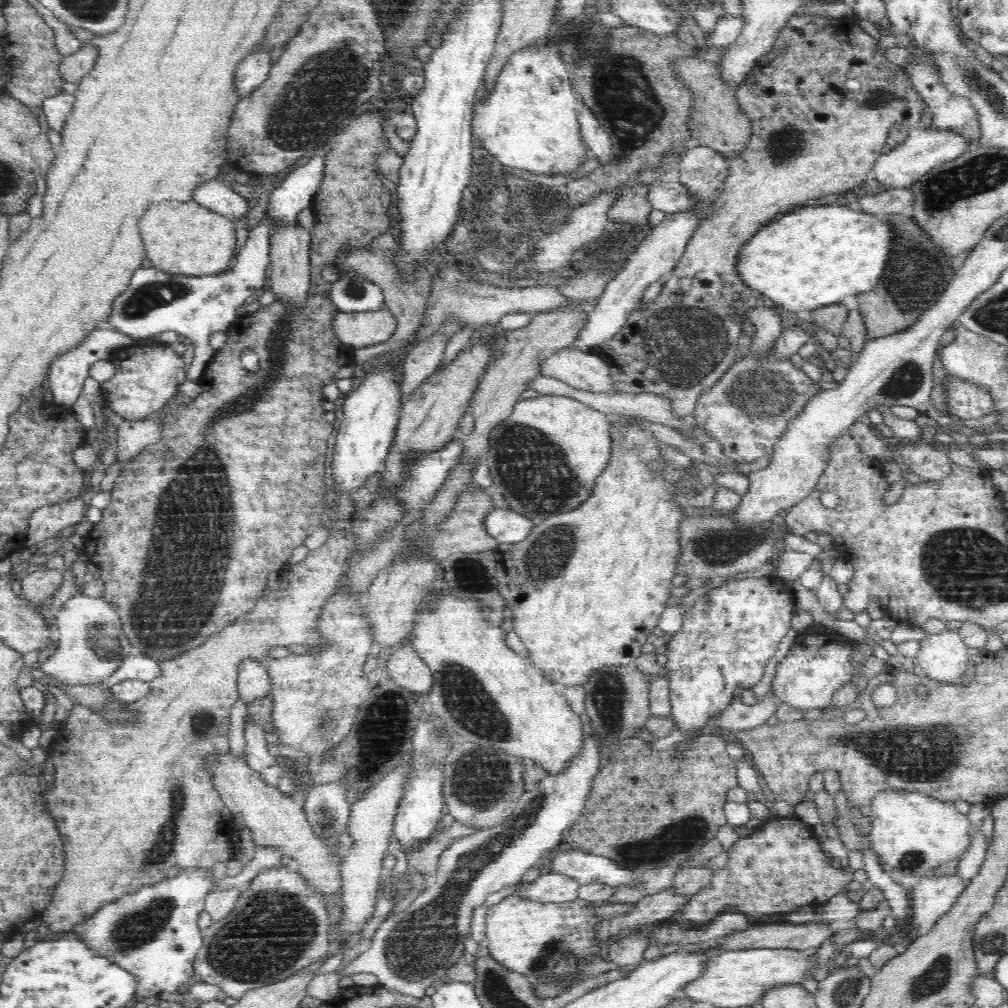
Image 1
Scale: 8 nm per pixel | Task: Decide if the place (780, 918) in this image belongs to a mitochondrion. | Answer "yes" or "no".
no

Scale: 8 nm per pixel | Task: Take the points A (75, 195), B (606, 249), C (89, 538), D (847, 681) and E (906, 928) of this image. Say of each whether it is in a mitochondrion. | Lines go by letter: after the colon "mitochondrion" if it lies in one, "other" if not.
A: other
B: mitochondrion
C: other
D: other
E: other

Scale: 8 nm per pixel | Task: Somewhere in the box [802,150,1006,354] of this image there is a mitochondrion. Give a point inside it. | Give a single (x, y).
(915, 276)

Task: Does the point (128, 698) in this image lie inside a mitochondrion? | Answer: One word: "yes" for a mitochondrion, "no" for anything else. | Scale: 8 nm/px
no

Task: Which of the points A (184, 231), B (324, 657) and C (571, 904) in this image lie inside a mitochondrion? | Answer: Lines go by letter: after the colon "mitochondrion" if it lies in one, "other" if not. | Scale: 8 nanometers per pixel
A: other
B: other
C: other

